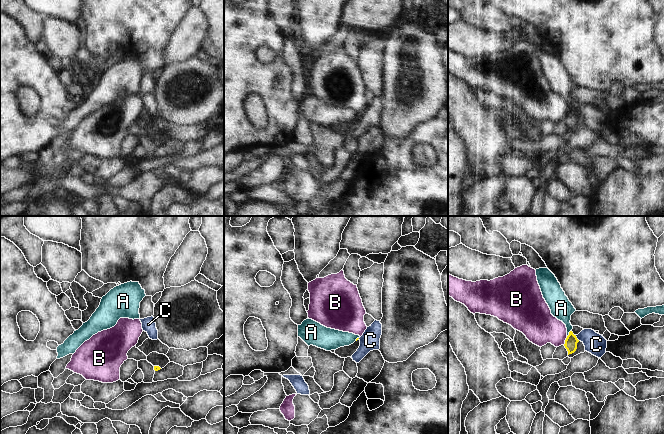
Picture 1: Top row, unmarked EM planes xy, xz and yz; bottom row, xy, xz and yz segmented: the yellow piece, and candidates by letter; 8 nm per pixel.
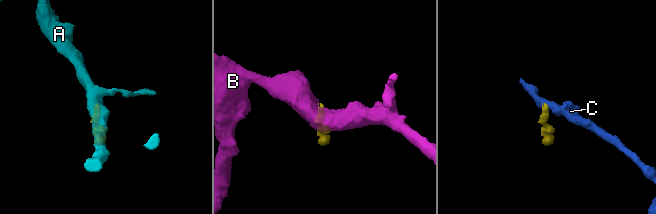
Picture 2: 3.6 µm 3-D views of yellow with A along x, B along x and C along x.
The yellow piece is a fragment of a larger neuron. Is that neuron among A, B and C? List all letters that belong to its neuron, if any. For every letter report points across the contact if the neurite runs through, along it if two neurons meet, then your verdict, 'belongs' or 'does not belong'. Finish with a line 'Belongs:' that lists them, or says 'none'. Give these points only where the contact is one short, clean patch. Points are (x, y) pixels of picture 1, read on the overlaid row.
A: across yz (571, 341), (569, 333), (569, 326), (561, 308) | belongs
B: along yz (567, 336), (563, 344) | does not belong
C: along yz (575, 335), (579, 340) | does not belong
Belongs: A

